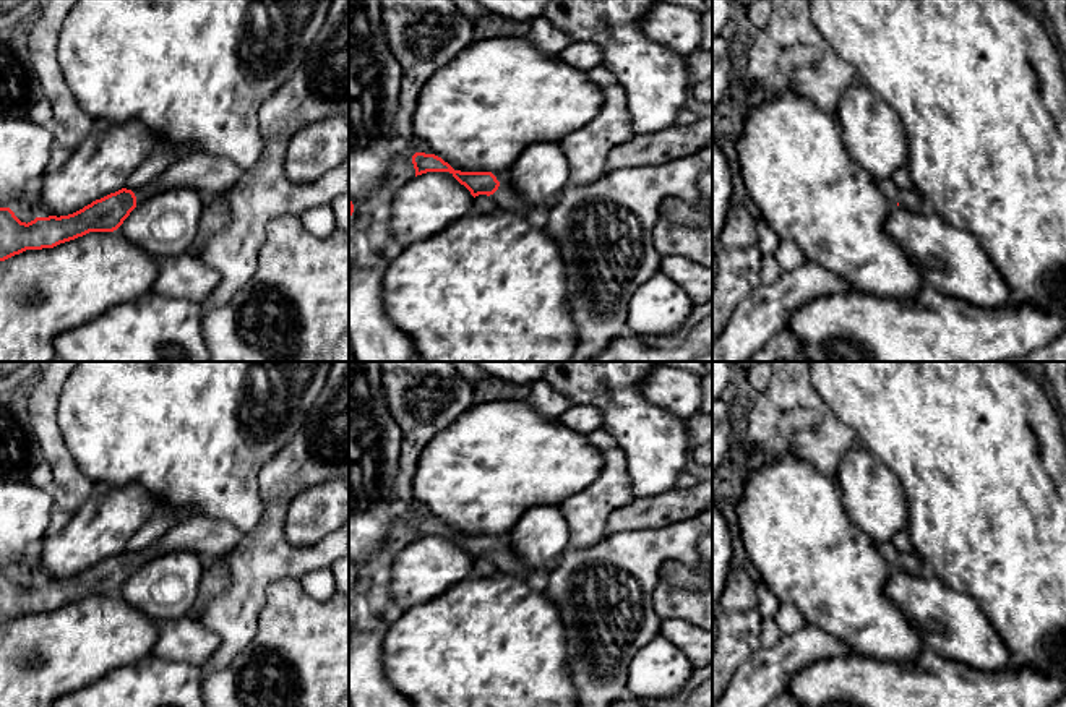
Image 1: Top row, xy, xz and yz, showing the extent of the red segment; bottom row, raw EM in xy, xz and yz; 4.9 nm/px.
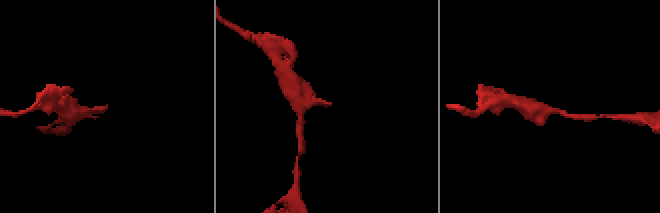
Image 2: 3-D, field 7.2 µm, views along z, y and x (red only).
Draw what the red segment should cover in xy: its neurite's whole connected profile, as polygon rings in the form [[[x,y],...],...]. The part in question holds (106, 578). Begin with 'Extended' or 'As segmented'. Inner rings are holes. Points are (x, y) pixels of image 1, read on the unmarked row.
Extended. [[[191,514],[135,556],[122,551],[68,579],[36,581],[26,587],[10,571],[0,571],[0,624],[26,613],[54,611],[89,595],[114,595],[136,569],[157,556],[188,551],[219,558],[230,553],[242,538],[243,532],[229,522]]]

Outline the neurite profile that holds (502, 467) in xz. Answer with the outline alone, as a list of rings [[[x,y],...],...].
[[[524,401],[474,405],[422,451],[414,499],[461,535],[509,535],[509,546],[532,568],[555,566],[568,548],[570,529],[560,504],[589,486],[604,459],[587,435],[544,417]]]

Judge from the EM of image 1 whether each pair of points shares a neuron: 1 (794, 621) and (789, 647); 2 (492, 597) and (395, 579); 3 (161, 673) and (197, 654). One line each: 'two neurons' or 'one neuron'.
1: two neurons
2: two neurons
3: two neurons

